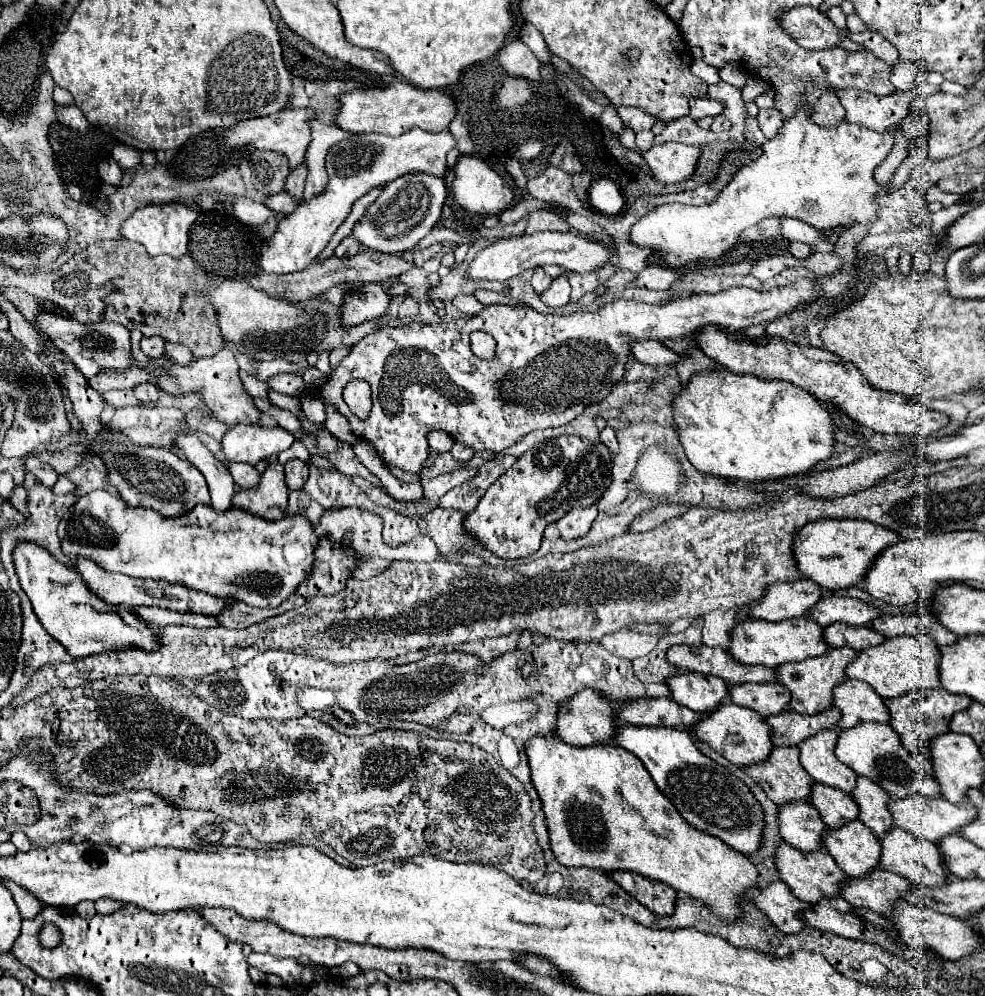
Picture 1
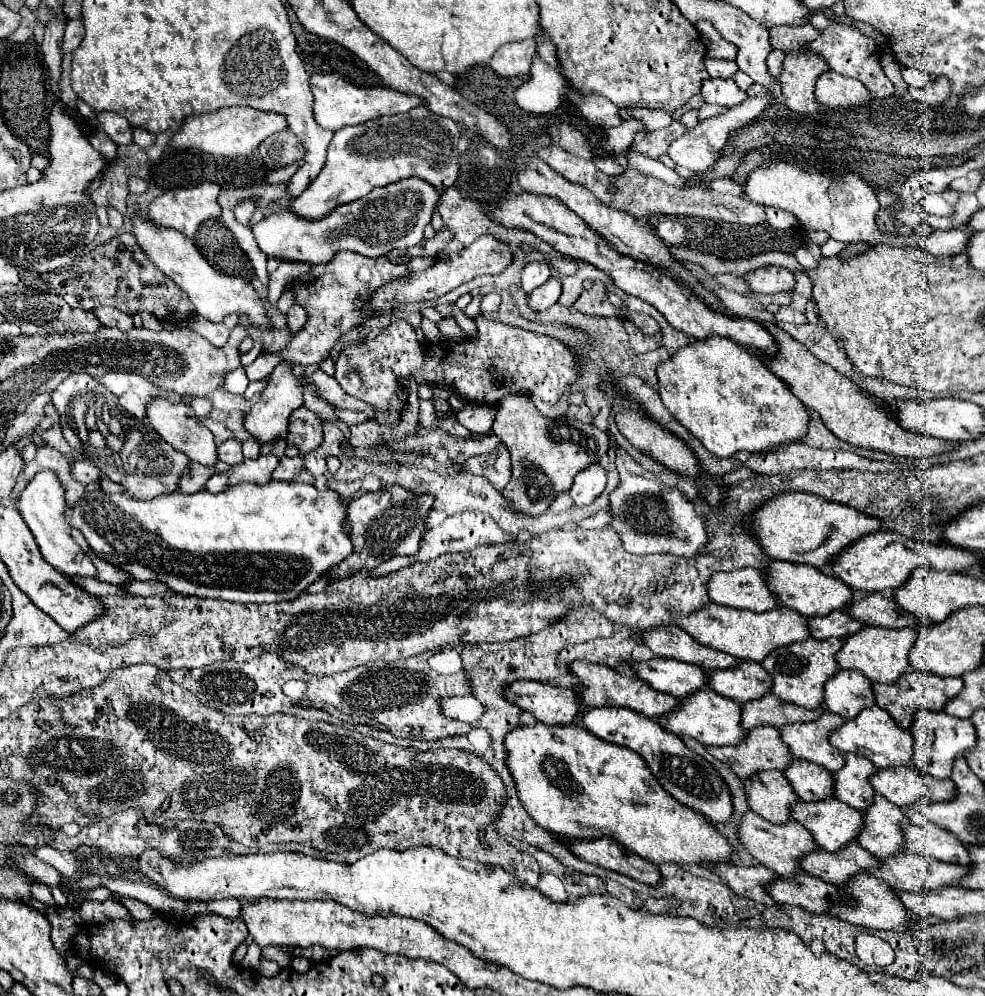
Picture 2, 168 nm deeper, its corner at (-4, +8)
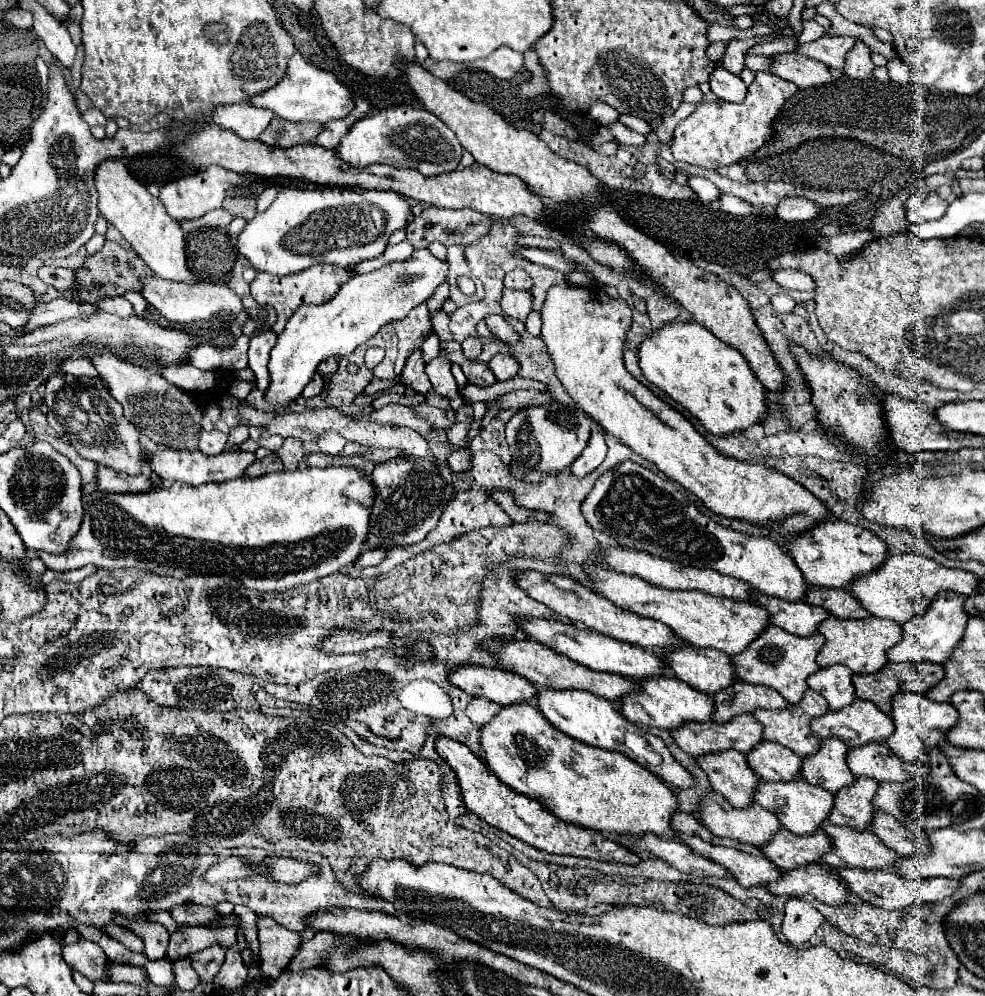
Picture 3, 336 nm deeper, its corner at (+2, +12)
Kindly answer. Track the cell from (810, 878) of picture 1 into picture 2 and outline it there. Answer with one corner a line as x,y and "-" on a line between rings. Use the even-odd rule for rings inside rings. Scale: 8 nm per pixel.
747,810
739,822
739,834
737,834
739,842
755,856
755,860
763,866
767,866
769,870
777,872
779,876
793,876
793,872
799,872
799,856
817,850
815,840
811,838
811,834
797,824
795,820
789,820
785,824
773,824
763,820
761,816
757,816
755,812

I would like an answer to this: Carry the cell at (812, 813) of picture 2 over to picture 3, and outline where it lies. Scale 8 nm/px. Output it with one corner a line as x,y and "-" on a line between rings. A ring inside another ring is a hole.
795,780
795,782
783,782
783,784
779,784
779,782
763,782
759,786
759,792
755,794
755,802
759,806
775,812
779,822
787,830
791,830
791,832
795,832
799,836
811,836
821,828
821,824
825,822
825,818
829,816
829,812
833,808
833,802
835,802
833,798
835,796
831,792
807,784
807,780

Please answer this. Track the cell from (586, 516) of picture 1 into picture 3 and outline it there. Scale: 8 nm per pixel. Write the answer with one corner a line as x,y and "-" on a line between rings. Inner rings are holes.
593,432
587,448
583,450
583,454
571,464
571,474
575,478
589,476
605,460
605,454
607,454
607,444
603,440
603,434

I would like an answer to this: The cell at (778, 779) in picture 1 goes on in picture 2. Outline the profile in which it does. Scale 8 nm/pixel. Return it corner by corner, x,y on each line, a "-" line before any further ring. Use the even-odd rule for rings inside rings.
773,726
751,728
741,744
725,748
707,746
707,752
727,764
739,778
749,778
757,770
785,770
793,758

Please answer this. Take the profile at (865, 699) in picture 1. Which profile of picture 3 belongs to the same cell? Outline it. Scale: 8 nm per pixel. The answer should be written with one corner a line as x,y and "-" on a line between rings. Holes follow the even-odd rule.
833,664
821,668
819,672
807,678
807,684
811,690
821,694
829,702
831,710
841,710
855,700
853,672
847,666

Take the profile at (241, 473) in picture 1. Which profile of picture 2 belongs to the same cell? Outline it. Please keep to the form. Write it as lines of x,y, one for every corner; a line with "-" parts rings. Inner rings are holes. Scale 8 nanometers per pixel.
231,438
231,440
225,440
217,446
217,456
219,460
227,462
229,466
235,466
239,462
243,462
243,452
241,452
241,442

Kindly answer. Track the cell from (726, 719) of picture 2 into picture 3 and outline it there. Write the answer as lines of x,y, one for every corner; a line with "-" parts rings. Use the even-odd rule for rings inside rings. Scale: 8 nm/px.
661,676
661,678
649,678
639,684
641,684
639,694
629,694
619,702
621,712
637,726
677,730
687,722
713,722
715,700
707,694
697,692
695,688
689,688
689,684
685,684
683,680
675,676

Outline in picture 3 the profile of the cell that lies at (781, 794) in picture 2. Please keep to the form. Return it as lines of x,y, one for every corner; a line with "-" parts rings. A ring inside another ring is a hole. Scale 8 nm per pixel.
727,750
721,754
707,754
697,758
697,762
709,776
713,790
723,794
735,808
749,808
755,802
761,778
751,772
745,754

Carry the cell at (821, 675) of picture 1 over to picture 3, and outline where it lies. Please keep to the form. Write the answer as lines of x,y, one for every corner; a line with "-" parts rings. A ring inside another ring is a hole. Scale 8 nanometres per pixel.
769,626
767,632
763,632
763,636
759,636
759,640
755,640
755,644
751,644
751,648
745,648
743,654
733,656
737,678
743,682
749,682
749,684
769,686
769,688
777,690
789,704
799,704
805,690
809,688
805,682
807,676
811,676
819,670
817,654
823,644
825,644
823,634
813,634
813,636
801,638
795,634
787,634
787,630
783,630
783,628

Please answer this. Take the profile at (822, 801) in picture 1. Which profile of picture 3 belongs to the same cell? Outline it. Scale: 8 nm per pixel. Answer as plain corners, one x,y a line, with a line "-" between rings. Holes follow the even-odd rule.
761,742
747,754
751,768
767,782
791,782
801,778
803,760
775,742

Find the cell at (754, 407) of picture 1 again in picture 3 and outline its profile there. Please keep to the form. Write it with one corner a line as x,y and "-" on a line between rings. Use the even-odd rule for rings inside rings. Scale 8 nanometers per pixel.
671,322
665,324
659,332
653,332
639,348
639,368
643,376
657,388
661,388
669,398
677,400
687,408
709,434
713,436
737,436
753,424
763,424
769,416
767,406
767,388
749,368
747,360
739,350
715,338
703,324
697,322

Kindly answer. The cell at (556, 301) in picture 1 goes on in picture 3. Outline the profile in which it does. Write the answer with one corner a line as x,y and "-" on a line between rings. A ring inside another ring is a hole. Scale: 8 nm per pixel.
503,290
501,308
505,316
527,320
527,316
533,312
533,294
531,290

